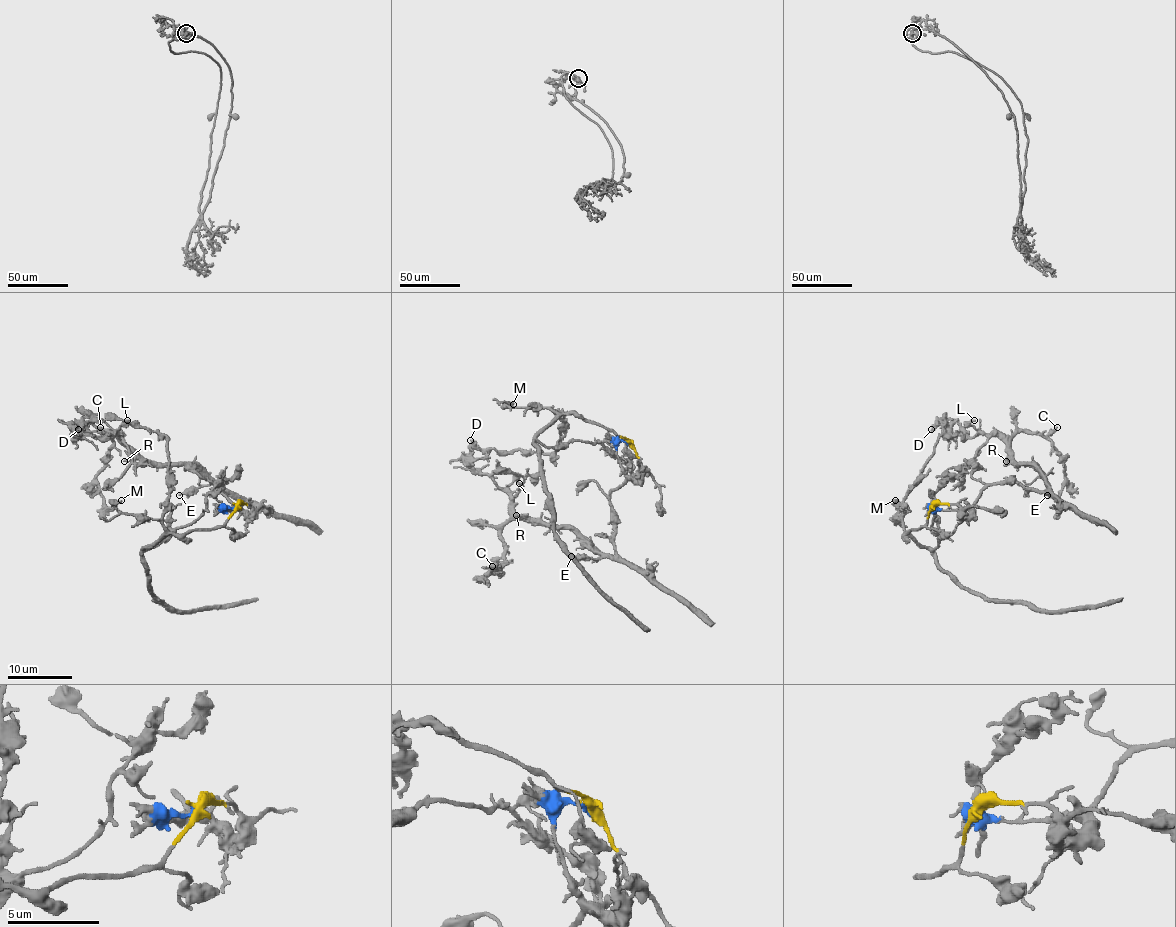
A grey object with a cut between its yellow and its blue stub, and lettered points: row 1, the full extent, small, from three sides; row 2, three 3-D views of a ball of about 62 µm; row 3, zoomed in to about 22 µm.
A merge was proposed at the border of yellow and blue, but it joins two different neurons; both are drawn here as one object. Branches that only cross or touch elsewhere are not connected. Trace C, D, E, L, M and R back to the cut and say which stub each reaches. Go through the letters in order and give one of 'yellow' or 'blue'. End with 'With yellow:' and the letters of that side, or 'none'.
C: blue
D: yellow
E: blue
L: blue
M: yellow
R: blue
With yellow: D, M

